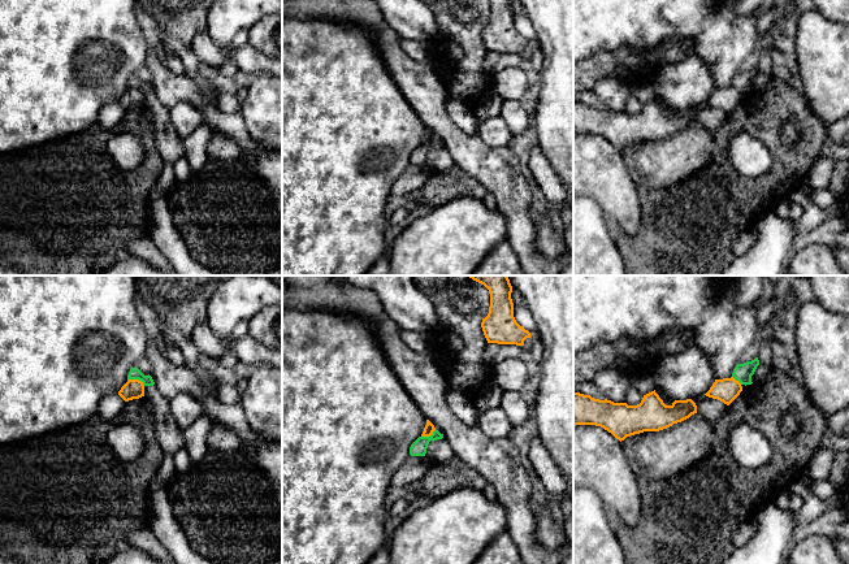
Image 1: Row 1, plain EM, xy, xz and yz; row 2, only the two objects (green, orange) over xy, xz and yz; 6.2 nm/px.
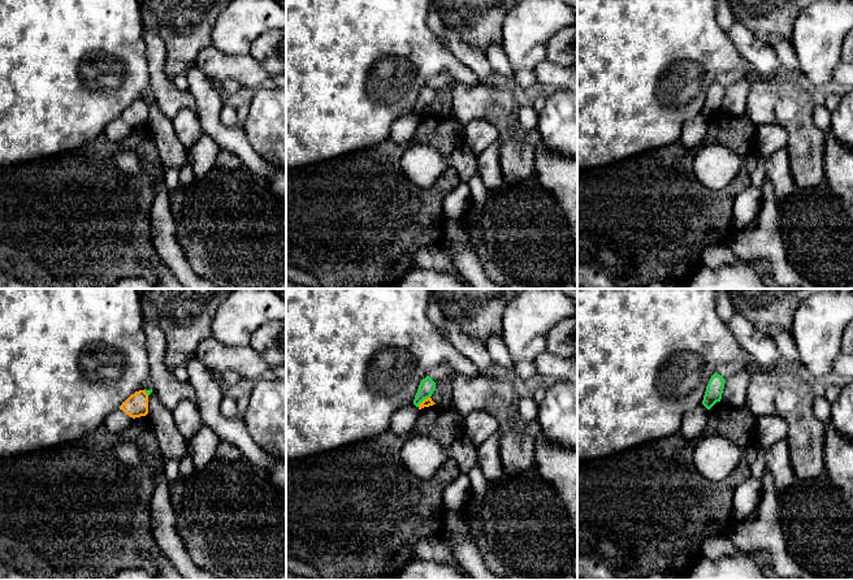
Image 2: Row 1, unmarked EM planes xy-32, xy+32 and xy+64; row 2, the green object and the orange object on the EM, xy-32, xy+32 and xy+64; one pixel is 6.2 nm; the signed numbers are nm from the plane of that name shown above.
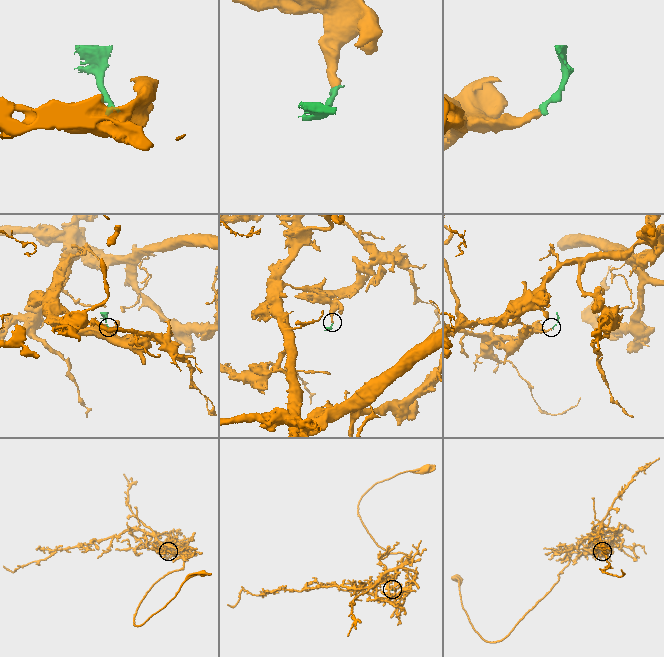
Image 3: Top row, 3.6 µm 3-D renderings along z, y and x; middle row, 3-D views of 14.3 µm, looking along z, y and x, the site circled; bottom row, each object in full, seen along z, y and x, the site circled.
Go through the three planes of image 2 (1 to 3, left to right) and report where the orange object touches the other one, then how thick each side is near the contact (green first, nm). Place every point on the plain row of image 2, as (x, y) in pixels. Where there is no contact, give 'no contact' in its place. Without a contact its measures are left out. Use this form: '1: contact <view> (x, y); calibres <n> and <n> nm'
1: contact xy-32 (146, 100); calibres 30 and 140 nm
2: contact xy+32 (423, 108); calibres 100 and 50 nm
3: no contact

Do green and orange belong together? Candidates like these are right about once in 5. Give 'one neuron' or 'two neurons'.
two neurons

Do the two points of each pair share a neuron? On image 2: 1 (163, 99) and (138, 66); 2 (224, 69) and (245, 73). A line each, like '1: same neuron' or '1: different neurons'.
1: different neurons
2: same neuron

